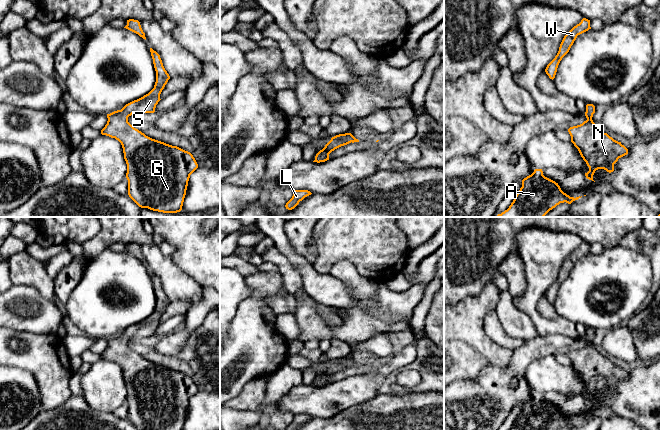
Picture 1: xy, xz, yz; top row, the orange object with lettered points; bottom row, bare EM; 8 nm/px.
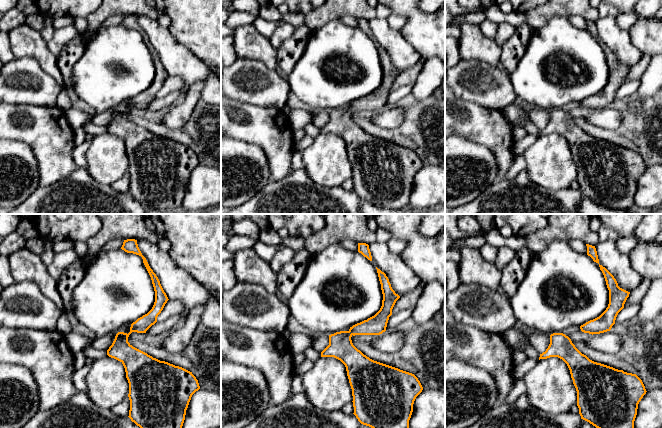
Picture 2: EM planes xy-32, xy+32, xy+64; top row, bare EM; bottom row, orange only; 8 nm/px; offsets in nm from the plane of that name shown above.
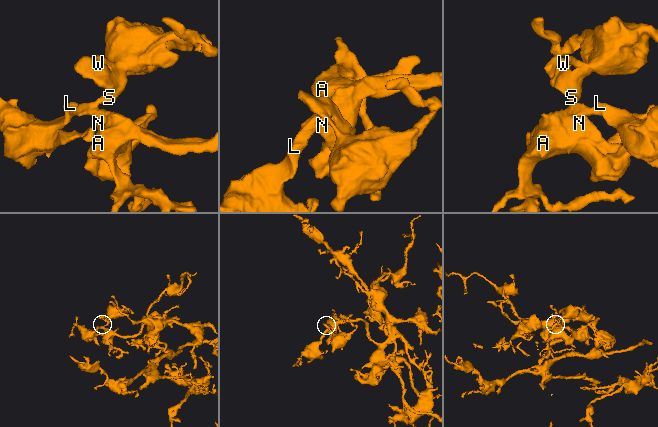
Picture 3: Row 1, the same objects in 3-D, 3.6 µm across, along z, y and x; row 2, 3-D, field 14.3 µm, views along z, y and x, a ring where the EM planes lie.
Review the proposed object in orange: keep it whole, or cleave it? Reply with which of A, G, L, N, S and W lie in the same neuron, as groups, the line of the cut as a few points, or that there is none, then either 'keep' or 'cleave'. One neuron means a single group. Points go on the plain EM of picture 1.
groups A G L N S W; cut none; keep

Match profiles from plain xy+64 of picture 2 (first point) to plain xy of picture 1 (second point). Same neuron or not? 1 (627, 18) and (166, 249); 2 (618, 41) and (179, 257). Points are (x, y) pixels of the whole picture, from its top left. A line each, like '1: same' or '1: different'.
1: same
2: different

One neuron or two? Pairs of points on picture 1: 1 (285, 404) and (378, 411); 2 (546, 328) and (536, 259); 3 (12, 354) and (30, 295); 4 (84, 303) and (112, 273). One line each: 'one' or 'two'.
1: two
2: one
3: two
4: one

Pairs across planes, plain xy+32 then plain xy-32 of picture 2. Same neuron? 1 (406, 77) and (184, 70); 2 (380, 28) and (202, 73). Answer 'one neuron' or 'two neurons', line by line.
1: two neurons
2: one neuron

